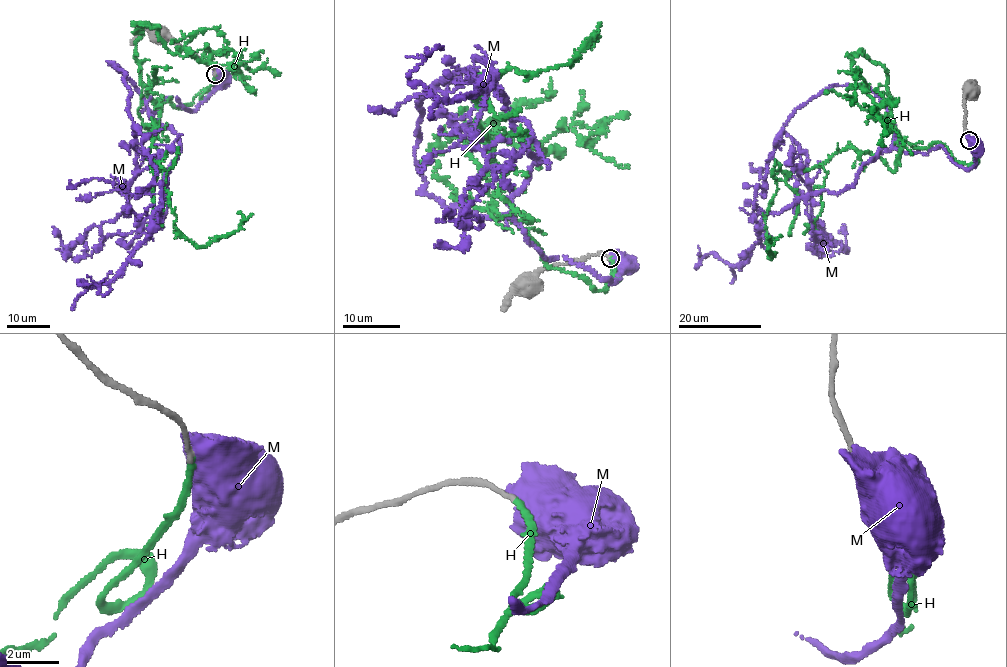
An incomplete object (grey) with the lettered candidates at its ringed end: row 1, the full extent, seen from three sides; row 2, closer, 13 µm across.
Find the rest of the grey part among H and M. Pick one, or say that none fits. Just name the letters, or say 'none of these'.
H

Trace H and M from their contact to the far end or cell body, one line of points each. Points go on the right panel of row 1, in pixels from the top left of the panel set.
H: (969, 139), (977, 163), (904, 140), (893, 170), (853, 147), (778, 171), (771, 259), (780, 233)
M: (968, 137), (966, 169), (943, 147), (878, 153), (836, 193), (764, 216), (740, 265), (712, 253), (701, 264)

